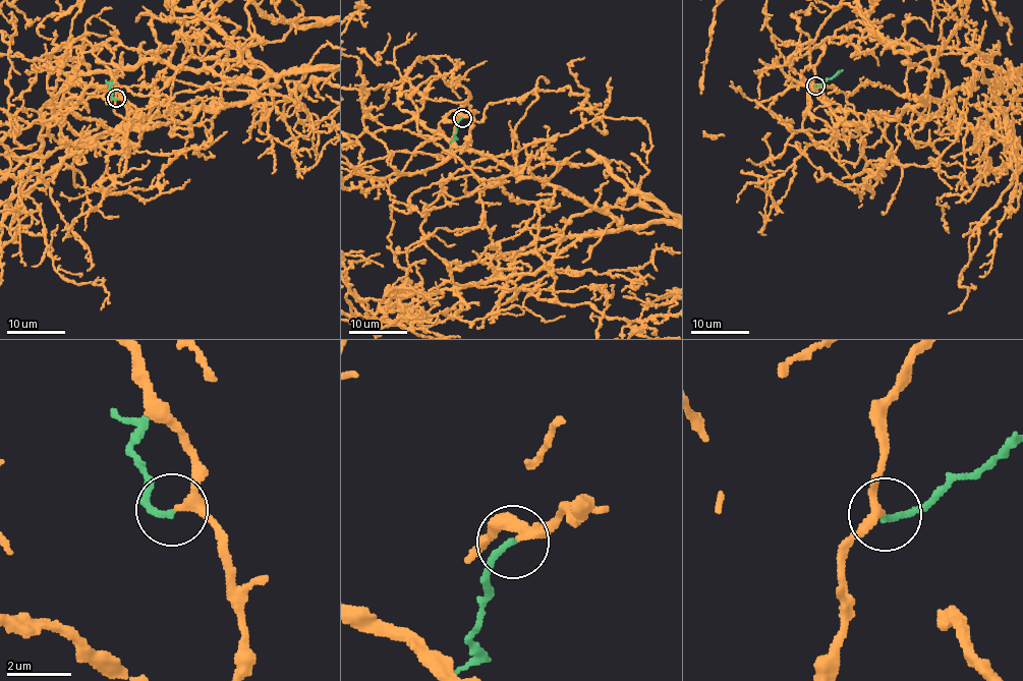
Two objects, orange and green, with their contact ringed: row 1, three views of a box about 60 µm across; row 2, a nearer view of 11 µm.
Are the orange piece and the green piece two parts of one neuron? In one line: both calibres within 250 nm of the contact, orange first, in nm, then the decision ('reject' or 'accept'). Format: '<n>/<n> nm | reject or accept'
220/200 nm | reject

